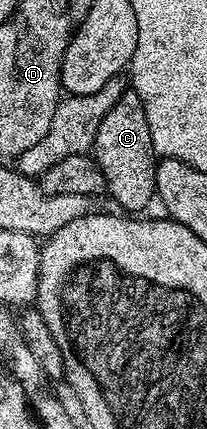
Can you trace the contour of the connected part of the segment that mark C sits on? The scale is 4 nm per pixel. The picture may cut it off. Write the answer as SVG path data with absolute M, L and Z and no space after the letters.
M125 91L118 103L106 111L102 123L98 123L98 135L91 152L103 173L107 194L111 194L125 212L140 213L153 201L158 158L150 139L150 123L146 123L146 107L136 93Z

